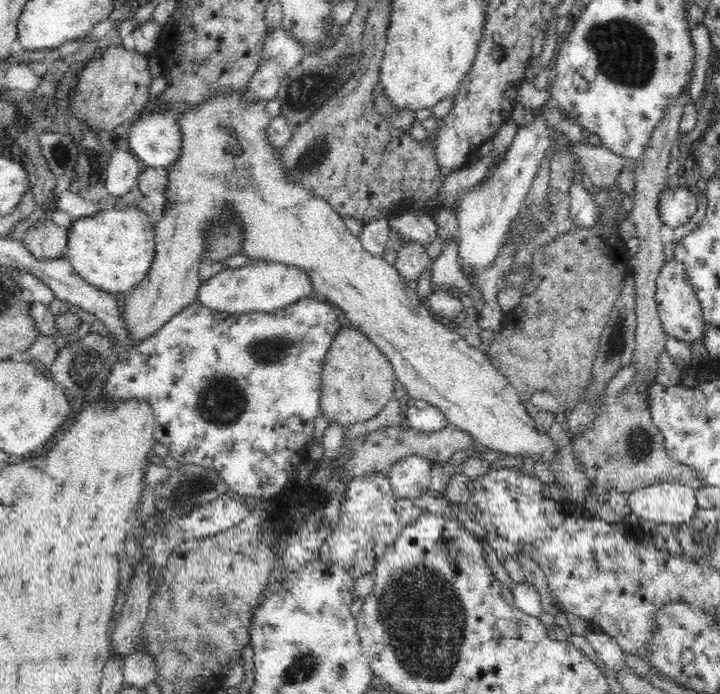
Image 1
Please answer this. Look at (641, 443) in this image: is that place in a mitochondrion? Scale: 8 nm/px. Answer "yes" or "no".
yes

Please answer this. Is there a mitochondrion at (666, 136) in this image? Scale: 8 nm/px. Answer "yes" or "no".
no

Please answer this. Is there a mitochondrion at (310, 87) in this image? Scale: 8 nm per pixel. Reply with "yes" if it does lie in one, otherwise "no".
yes

